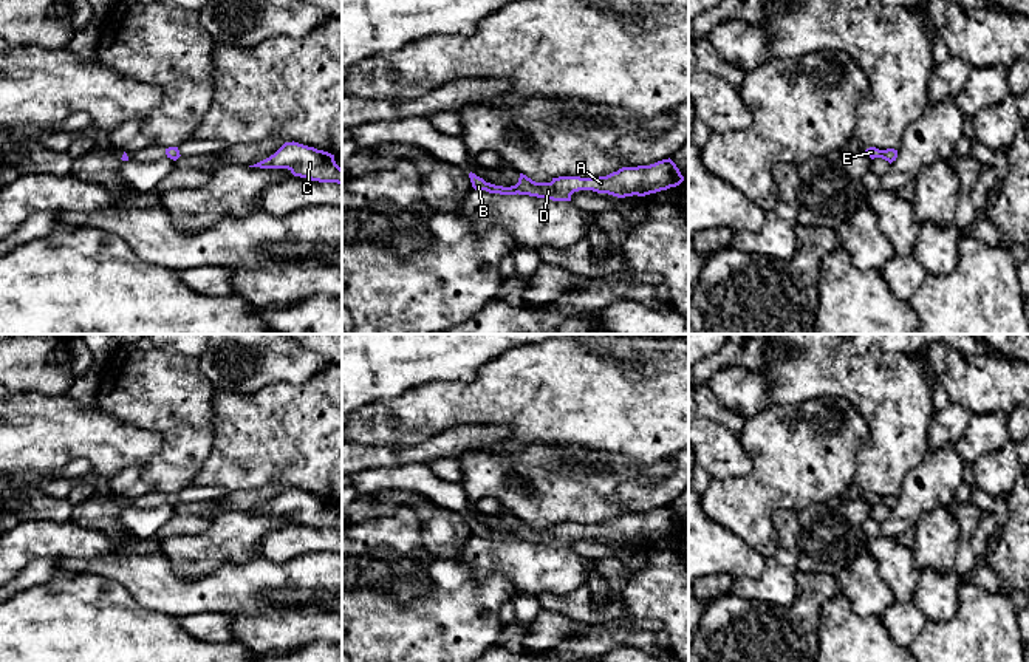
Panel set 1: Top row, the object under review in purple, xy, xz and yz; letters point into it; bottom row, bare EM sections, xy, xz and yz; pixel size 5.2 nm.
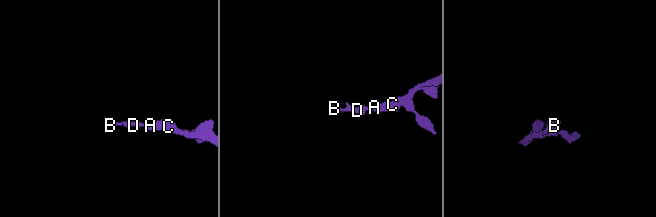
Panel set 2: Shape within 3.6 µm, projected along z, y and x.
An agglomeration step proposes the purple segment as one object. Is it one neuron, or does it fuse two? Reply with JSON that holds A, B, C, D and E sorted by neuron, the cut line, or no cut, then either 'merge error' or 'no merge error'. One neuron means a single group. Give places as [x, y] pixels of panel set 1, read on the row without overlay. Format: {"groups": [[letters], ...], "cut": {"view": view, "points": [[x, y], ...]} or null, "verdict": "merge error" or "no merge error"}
{"groups": [["A", "B", "C", "D", "E"]], "cut": null, "verdict": "no merge error"}

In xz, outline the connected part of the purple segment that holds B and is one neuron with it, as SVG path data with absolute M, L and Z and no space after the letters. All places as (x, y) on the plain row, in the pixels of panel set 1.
M670 504L650 512L622 514L617 518L599 524L559 523L552 524L551 529L535 529L520 520L518 529L511 534L486 529L472 518L469 524L475 537L500 541L518 540L552 548L571 548L571 541L579 537L593 537L617 544L633 541L645 543L676 534L684 527L684 523Z

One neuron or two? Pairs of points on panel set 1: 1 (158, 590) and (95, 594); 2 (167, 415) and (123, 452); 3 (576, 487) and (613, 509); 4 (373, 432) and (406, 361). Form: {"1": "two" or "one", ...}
{"1": "two", "2": "two", "3": "one", "4": "two"}

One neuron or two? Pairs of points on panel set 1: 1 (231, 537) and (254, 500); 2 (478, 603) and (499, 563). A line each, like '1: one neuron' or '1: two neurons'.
1: two neurons
2: two neurons

